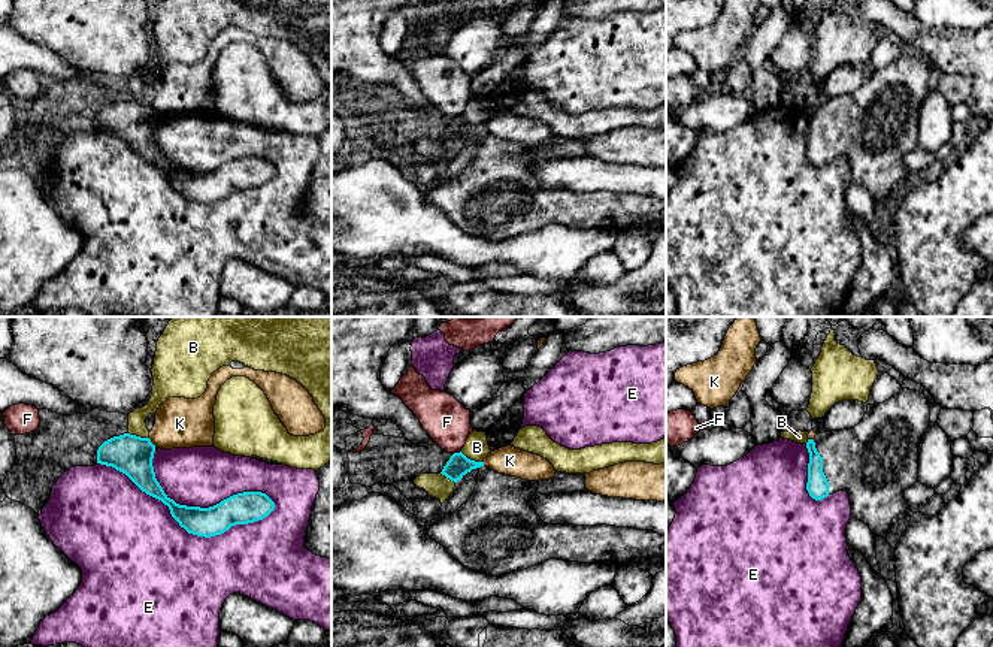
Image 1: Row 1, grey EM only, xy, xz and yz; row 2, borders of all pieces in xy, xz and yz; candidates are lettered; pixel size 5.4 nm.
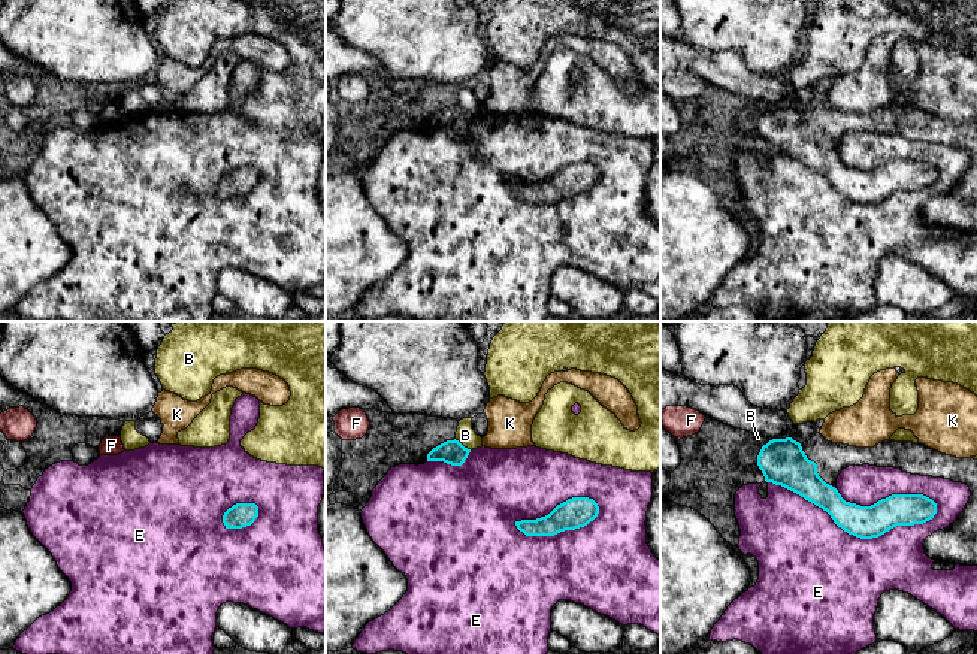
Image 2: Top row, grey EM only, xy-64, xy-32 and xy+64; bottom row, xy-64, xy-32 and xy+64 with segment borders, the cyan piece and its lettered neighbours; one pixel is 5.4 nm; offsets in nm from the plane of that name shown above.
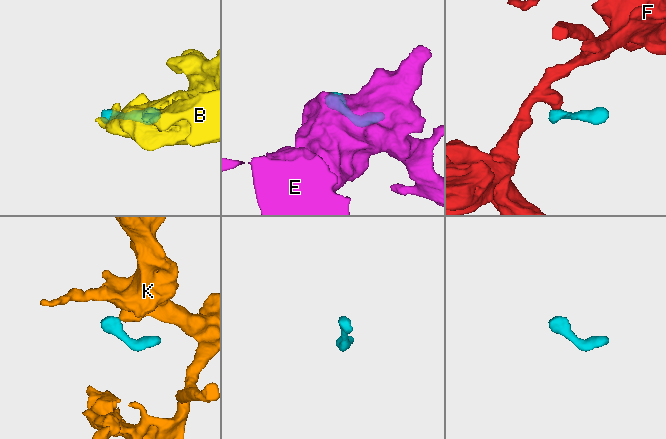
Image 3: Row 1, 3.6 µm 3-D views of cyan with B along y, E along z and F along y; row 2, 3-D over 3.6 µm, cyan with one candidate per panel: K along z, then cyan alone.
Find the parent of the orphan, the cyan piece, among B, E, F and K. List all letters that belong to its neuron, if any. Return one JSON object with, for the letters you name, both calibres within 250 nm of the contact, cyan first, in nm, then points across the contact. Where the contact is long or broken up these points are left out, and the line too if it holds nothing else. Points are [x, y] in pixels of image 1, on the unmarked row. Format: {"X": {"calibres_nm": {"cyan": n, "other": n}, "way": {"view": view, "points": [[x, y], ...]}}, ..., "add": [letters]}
{"add": []}

